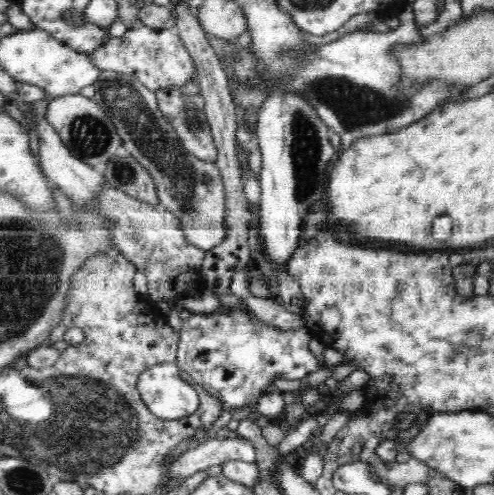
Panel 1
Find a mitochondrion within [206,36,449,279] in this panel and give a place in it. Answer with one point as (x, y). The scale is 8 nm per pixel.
(356, 105)

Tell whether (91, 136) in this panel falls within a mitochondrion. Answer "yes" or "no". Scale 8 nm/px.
yes

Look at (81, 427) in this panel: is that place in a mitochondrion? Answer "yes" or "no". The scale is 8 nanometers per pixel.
yes

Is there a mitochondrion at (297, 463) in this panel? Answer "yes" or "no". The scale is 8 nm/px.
no

